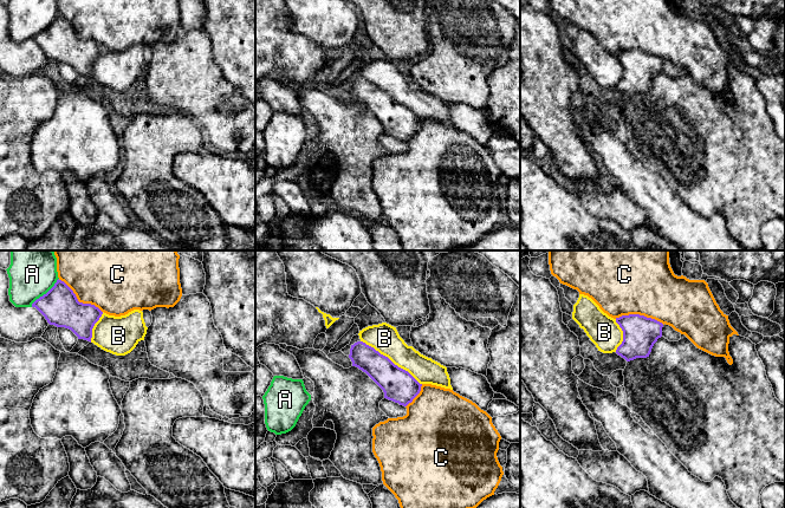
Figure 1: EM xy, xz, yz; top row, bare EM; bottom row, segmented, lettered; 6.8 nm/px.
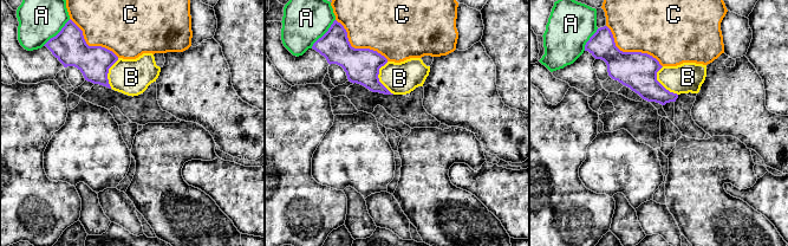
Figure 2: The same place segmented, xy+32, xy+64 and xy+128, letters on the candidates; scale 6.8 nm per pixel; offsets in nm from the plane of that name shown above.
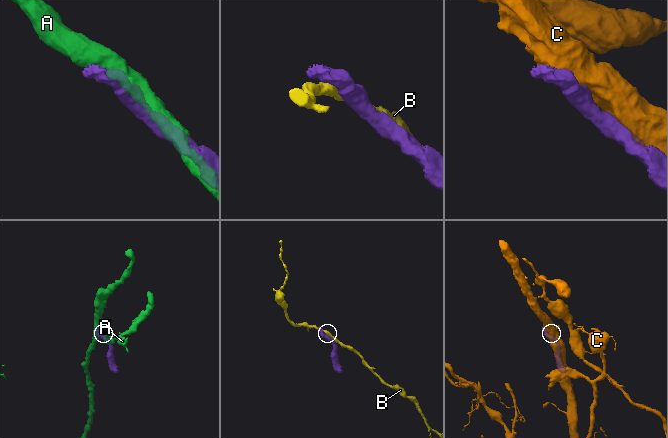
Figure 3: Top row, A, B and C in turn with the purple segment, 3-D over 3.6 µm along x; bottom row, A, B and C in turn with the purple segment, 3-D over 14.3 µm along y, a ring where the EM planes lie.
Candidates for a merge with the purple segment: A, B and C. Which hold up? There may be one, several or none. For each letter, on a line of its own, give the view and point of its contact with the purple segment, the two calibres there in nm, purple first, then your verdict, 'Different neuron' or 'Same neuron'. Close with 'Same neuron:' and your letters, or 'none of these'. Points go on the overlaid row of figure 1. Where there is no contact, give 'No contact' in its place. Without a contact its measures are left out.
A: Touches purple at xy (46, 293). Thickness 260 nm (purple) against 320 nm. Different neuron
B: Touches purple at xz (390, 360). Thickness 220 nm (purple) against 200 nm. Different neuron
C: Touches purple at xy (77, 300). Thickness 260 nm (purple) against 460 nm. Different neuron
Same neuron: none of these

